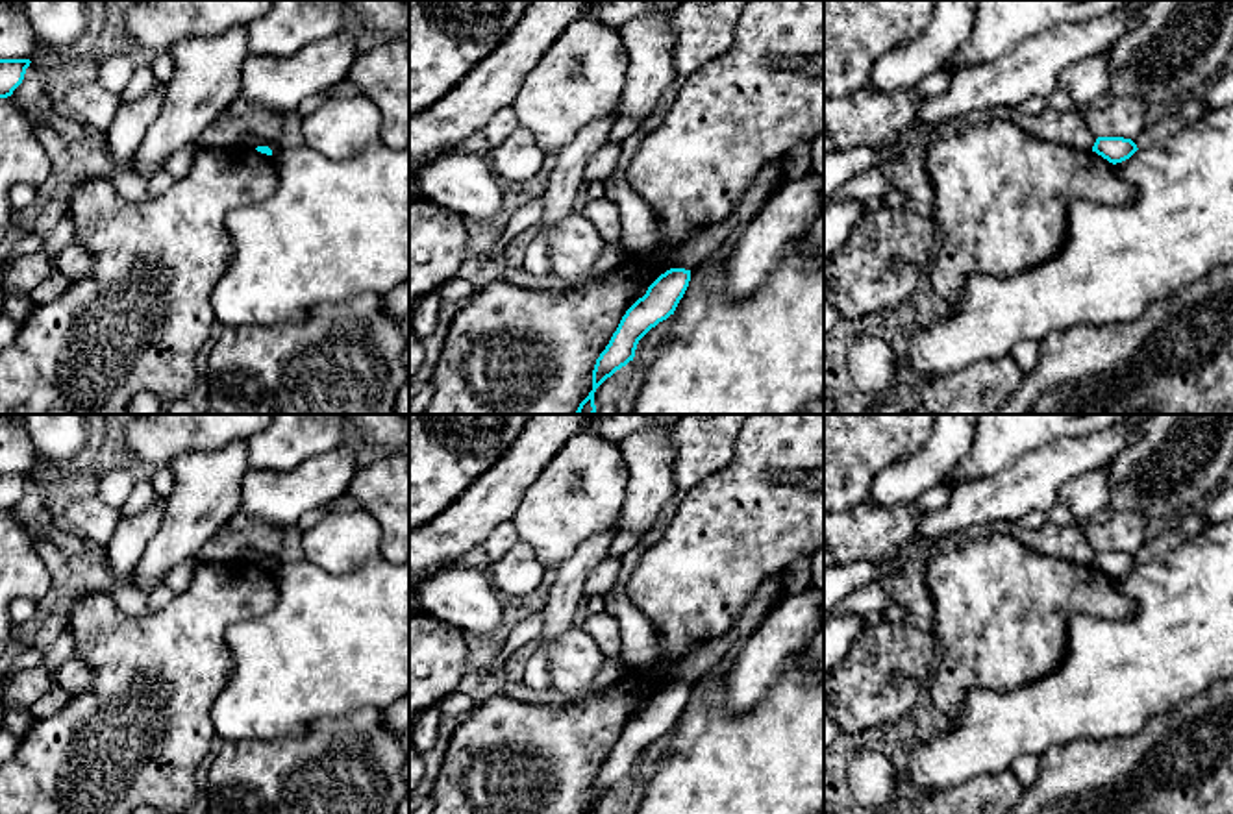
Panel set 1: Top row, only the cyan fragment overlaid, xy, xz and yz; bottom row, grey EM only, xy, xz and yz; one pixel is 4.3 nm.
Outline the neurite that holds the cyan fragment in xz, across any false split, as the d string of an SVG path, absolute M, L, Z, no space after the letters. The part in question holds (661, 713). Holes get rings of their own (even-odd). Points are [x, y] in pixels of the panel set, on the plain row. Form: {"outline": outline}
{"outline": "M670 683L661 688L622 731L609 758L596 773L592 805L585 814L594 814L596 803L635 771L639 755L659 736L674 729L691 696L691 684Z"}

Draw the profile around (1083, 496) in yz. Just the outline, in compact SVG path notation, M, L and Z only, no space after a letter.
M1092 470L1068 479L1059 487L1057 503L1066 507L1074 524L1090 522L1096 512L1109 507L1111 483L1105 470Z

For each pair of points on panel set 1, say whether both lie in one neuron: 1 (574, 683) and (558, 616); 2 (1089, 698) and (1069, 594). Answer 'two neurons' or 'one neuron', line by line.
1: two neurons
2: two neurons

